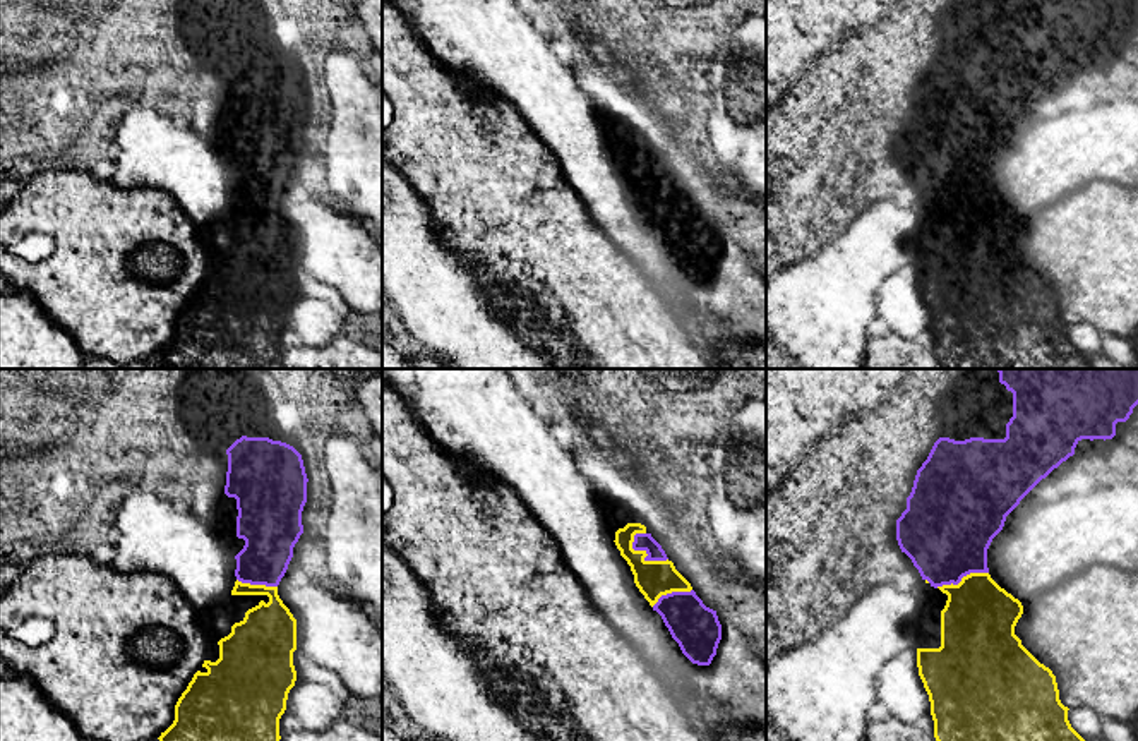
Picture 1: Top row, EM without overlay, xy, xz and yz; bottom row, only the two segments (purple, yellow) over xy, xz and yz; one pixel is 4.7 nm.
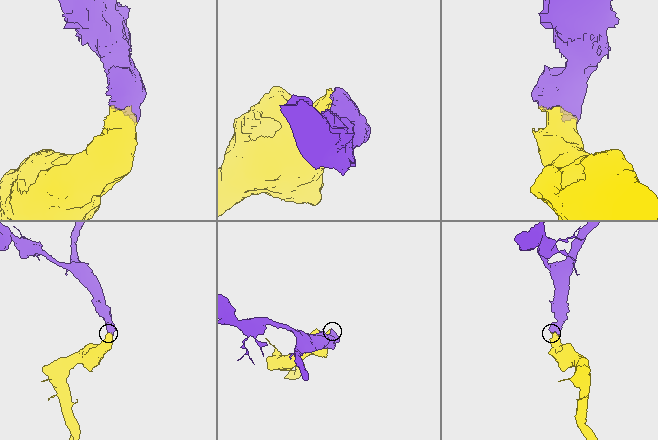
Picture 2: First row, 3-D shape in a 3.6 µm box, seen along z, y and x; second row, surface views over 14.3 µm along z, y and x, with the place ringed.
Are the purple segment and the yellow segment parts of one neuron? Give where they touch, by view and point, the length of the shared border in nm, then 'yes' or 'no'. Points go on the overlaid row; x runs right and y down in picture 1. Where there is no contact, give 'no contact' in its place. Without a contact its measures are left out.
xz (646, 553) | 200 nm | yes

